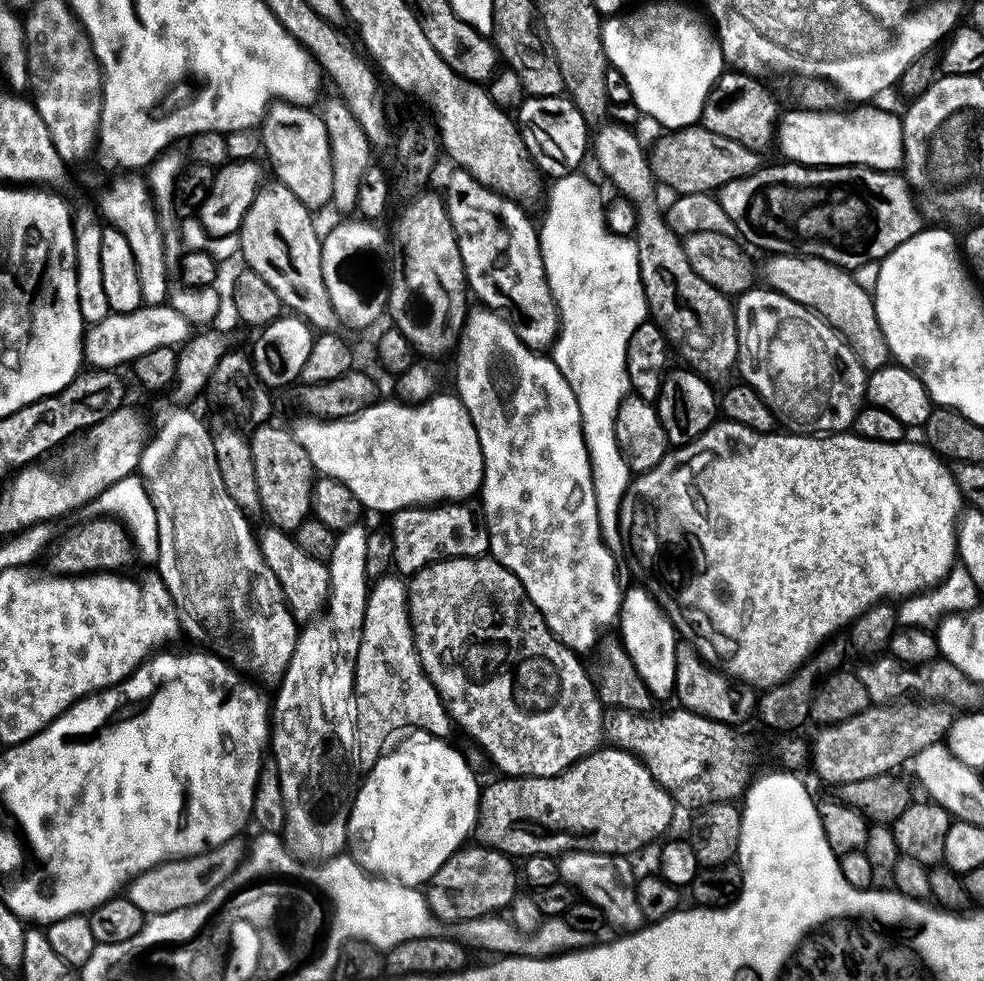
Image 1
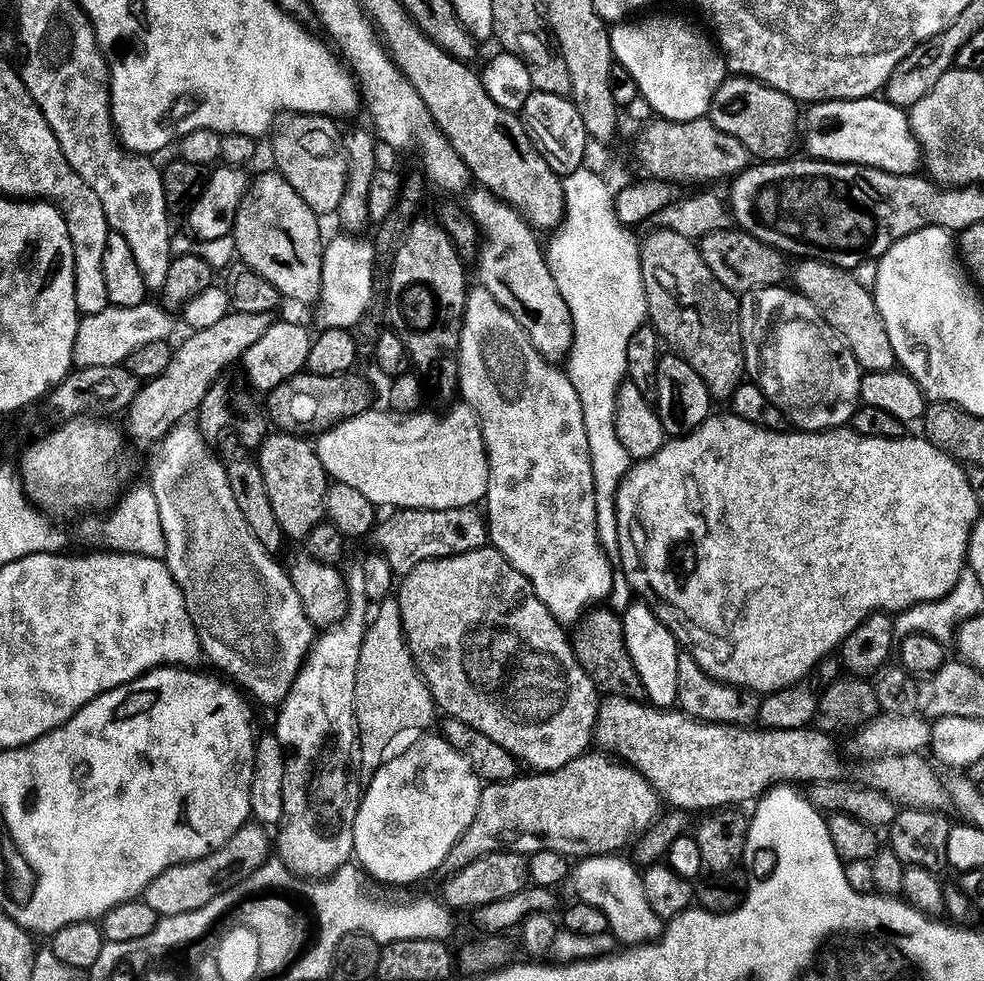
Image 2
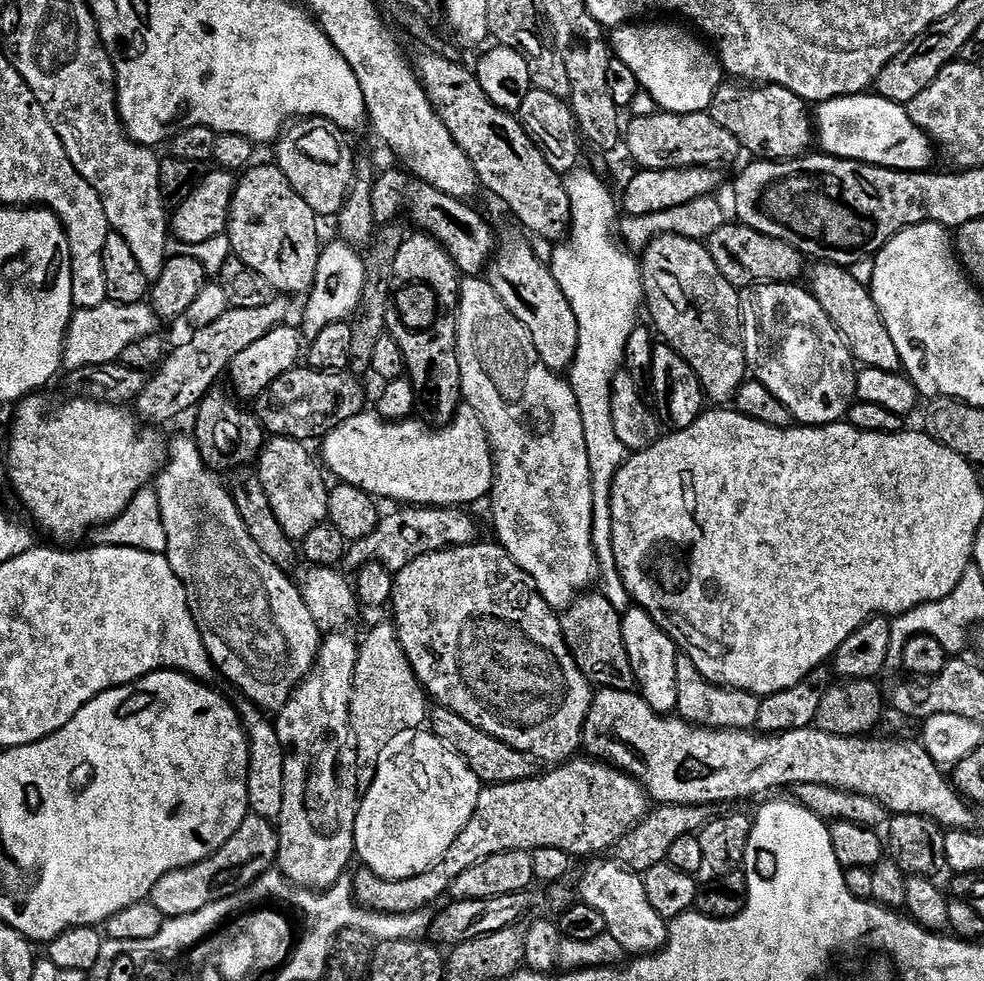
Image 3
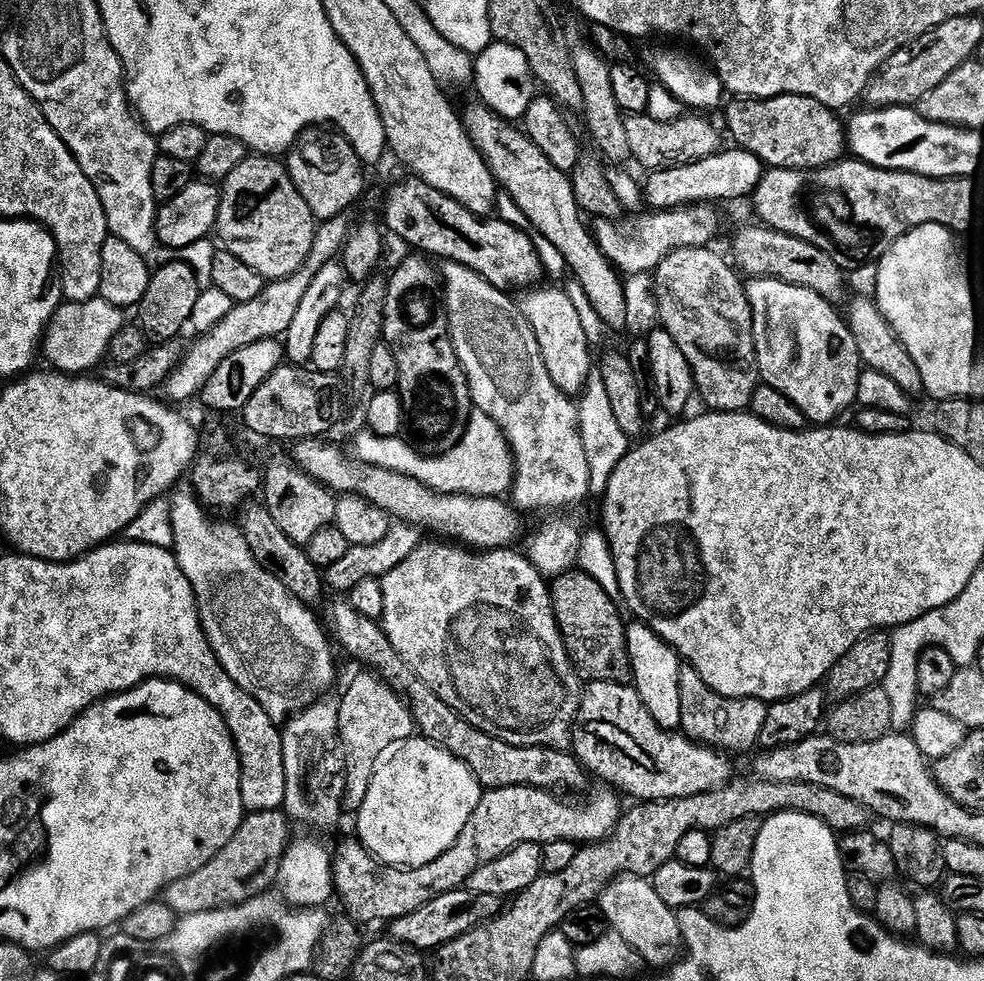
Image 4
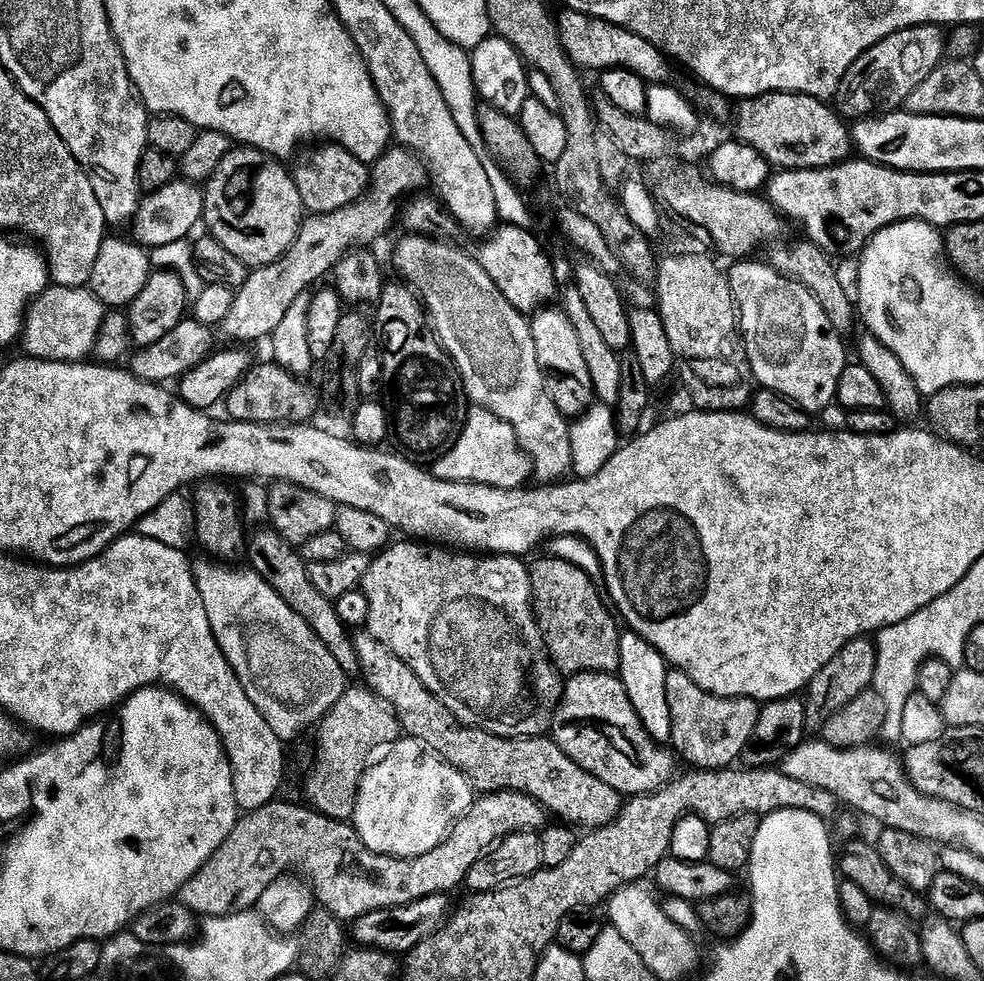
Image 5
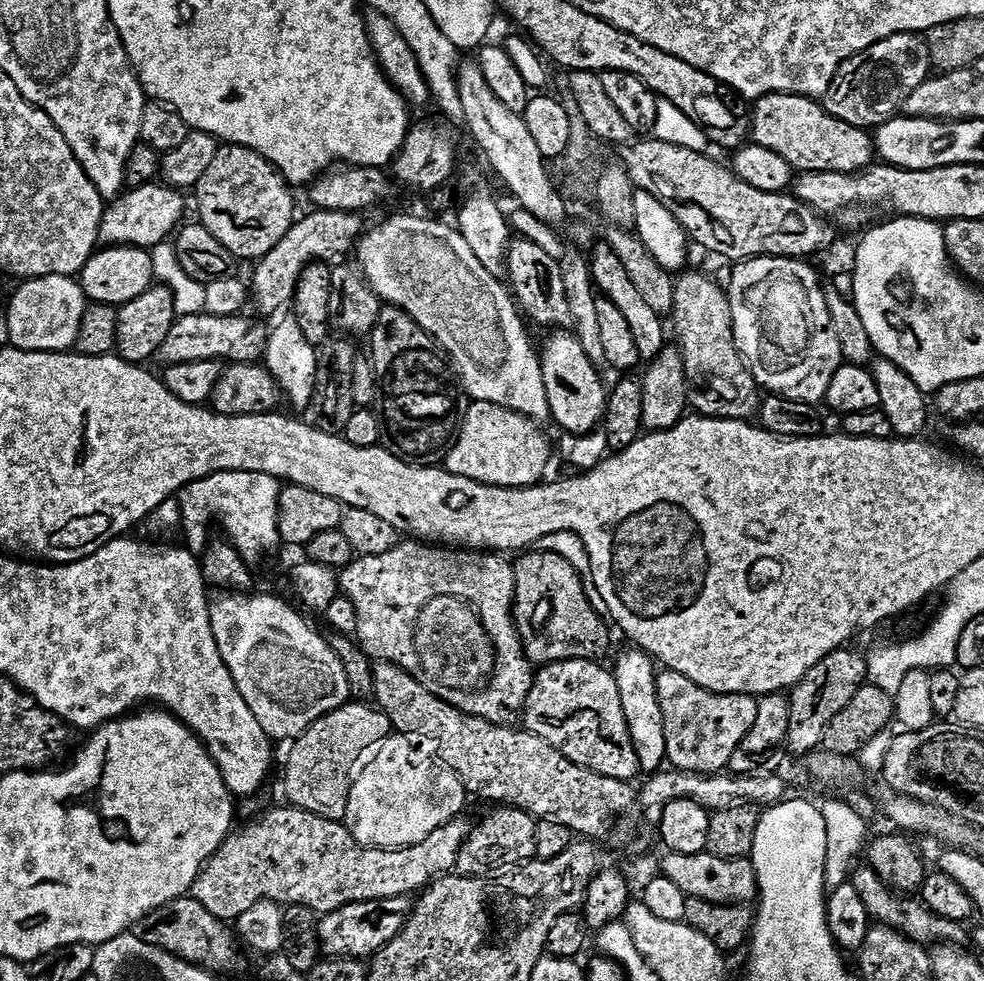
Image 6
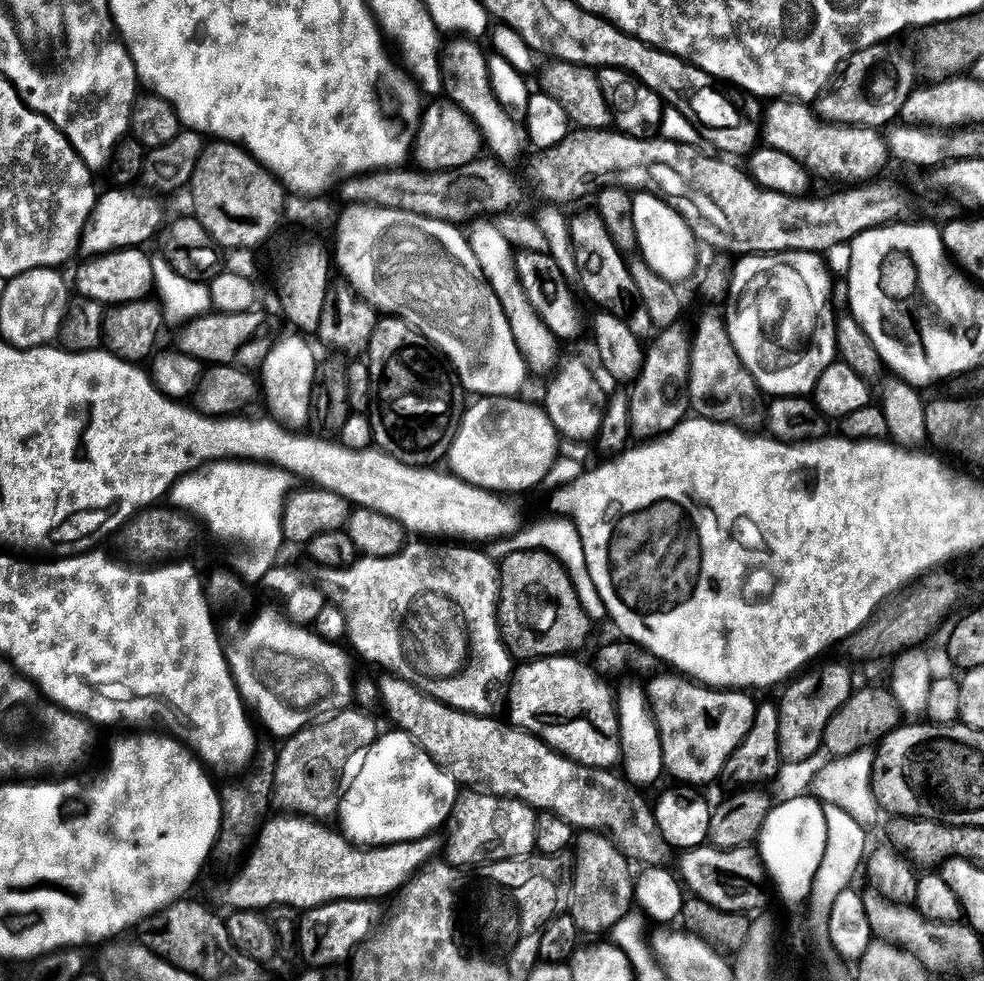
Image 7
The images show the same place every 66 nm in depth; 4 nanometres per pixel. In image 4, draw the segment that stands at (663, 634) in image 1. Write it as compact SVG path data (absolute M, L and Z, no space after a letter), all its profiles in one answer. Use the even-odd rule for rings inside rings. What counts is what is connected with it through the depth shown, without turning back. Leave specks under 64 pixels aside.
M632 622L624 629L628 661L632 667L631 683L637 694L642 698L646 710L658 726L669 730L679 729L680 726L680 669L682 661L676 651L654 630L645 624Z

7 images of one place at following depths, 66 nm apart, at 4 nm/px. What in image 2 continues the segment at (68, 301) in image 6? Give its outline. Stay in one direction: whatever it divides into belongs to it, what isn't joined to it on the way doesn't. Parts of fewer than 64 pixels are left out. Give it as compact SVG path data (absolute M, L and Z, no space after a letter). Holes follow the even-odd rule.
M146 302L138 307L109 307L98 315L83 317L75 340L73 363L79 368L123 365L131 355L158 341L169 341L176 328L173 318L162 308Z

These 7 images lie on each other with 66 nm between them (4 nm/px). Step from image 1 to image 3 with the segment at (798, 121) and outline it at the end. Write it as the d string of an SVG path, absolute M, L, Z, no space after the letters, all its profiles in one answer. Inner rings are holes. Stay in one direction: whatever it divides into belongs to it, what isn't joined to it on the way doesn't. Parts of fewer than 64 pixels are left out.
M870 92L821 101L814 110L814 136L817 145L821 146L819 149L825 155L842 160L862 161L880 168L904 172L925 171L931 165L929 162L932 158L932 141L910 118L907 109Z

